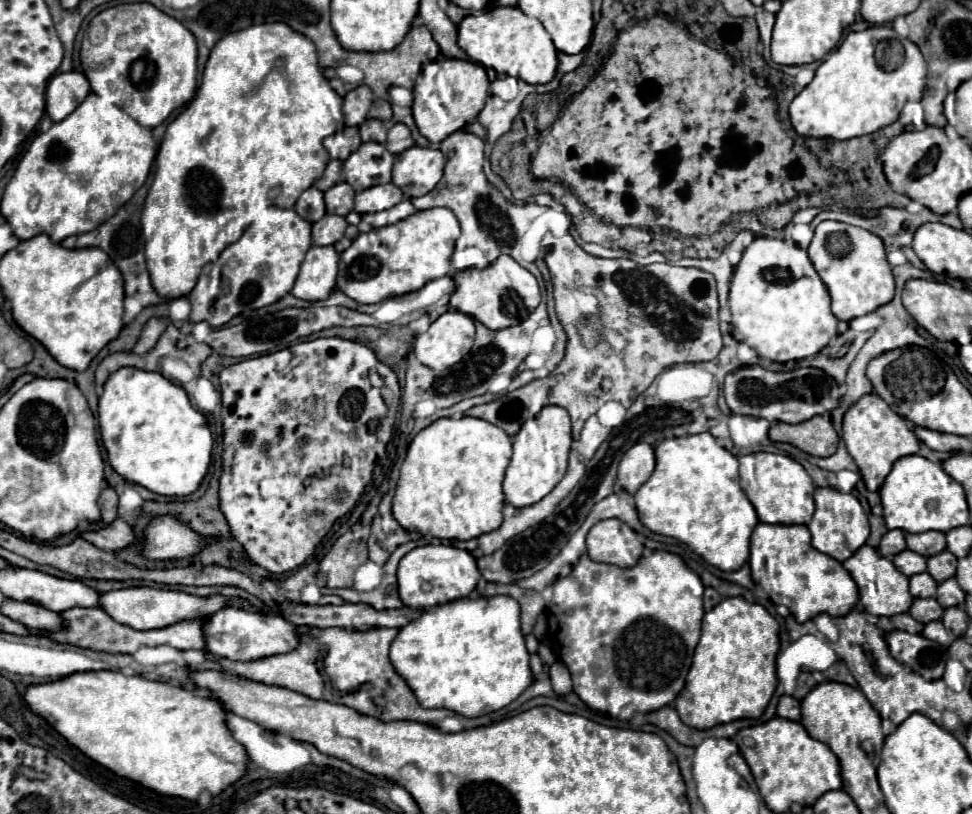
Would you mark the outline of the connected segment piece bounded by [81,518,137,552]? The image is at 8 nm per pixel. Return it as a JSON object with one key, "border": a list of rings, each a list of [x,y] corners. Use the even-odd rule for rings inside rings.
{"border":[[[115,518],[109,526],[97,530],[97,532],[93,532],[93,530],[83,532],[81,538],[85,538],[87,542],[91,542],[91,544],[95,544],[97,548],[107,550],[107,552],[121,550],[121,548],[137,542],[131,526],[129,526],[125,520],[121,520],[121,518]]]}

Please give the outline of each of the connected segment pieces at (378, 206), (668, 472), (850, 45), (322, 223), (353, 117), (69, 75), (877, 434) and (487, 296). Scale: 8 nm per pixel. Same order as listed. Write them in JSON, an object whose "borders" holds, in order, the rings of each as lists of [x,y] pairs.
{"borders":[[[[389,184],[383,186],[373,186],[369,190],[363,190],[355,196],[355,212],[367,214],[367,212],[381,212],[387,208],[393,208],[403,200],[403,192]]],[[[709,432],[695,436],[681,436],[681,438],[667,438],[655,446],[655,470],[651,478],[637,490],[635,508],[639,512],[641,522],[651,532],[685,542],[707,564],[719,570],[733,572],[739,570],[749,560],[749,536],[753,528],[759,524],[759,518],[753,504],[747,500],[747,496],[739,486],[737,458],[729,450],[719,446]]],[[[869,26],[863,32],[849,32],[841,46],[827,54],[817,68],[813,82],[805,86],[789,106],[791,124],[799,136],[849,140],[873,134],[893,124],[905,102],[921,100],[927,62],[911,40],[903,38],[905,62],[897,70],[885,72],[875,62],[875,46],[879,40],[893,38],[889,32],[893,32],[891,26]]],[[[325,214],[325,218],[321,218],[313,224],[313,244],[317,244],[317,246],[335,244],[343,238],[345,228],[347,228],[347,222],[343,216]]],[[[357,86],[355,90],[347,92],[343,114],[345,114],[345,126],[359,126],[367,120],[367,112],[373,102],[373,92],[369,86]]],[[[59,72],[53,76],[49,88],[47,88],[47,112],[53,118],[53,122],[63,120],[69,116],[91,92],[89,80],[83,72]]],[[[865,394],[865,398],[859,398],[843,416],[843,440],[853,456],[855,464],[859,466],[859,472],[865,480],[867,490],[877,492],[881,484],[885,482],[887,474],[891,472],[891,466],[901,456],[917,454],[919,452],[919,440],[913,434],[913,426],[909,420],[899,416],[889,408],[889,404],[879,398],[877,394]]],[[[501,254],[485,270],[469,268],[455,276],[455,292],[451,294],[451,306],[471,318],[483,322],[489,330],[501,330],[523,322],[541,302],[541,292],[535,276],[519,266],[511,256]]]]}

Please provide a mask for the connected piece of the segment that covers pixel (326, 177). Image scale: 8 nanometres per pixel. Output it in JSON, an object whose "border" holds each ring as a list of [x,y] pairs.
{"border":[[[331,160],[331,162],[327,164],[327,170],[323,172],[323,176],[315,182],[315,186],[317,186],[321,192],[325,192],[325,190],[329,190],[331,186],[335,186],[335,184],[341,180],[341,166],[343,166],[341,160]]]}

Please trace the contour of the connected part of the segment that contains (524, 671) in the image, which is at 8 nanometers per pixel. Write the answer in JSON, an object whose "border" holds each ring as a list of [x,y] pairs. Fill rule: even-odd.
{"border":[[[509,596],[461,598],[425,610],[423,616],[399,630],[391,644],[391,662],[423,708],[447,708],[467,718],[501,710],[533,682],[529,652],[519,626],[519,604]]]}

